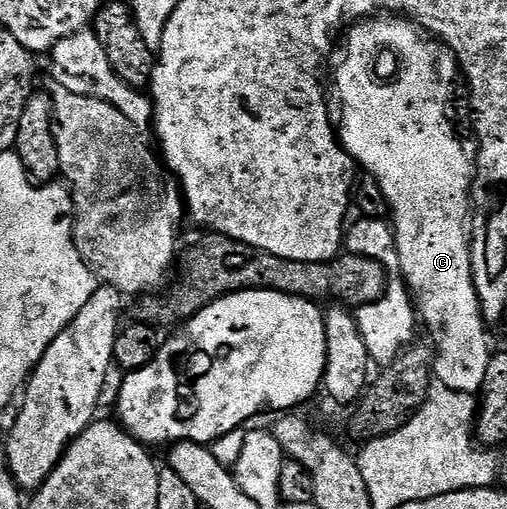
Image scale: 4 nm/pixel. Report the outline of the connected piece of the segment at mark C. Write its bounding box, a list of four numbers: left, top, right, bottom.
[336,18,490,393]

